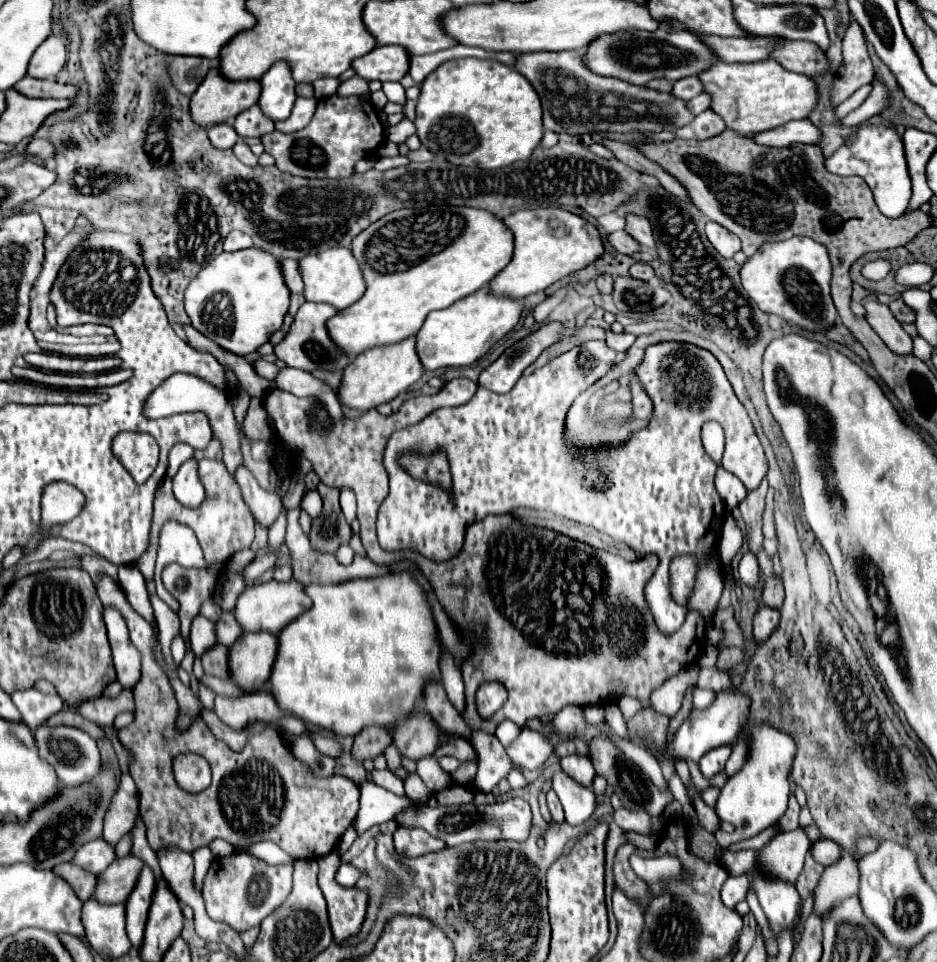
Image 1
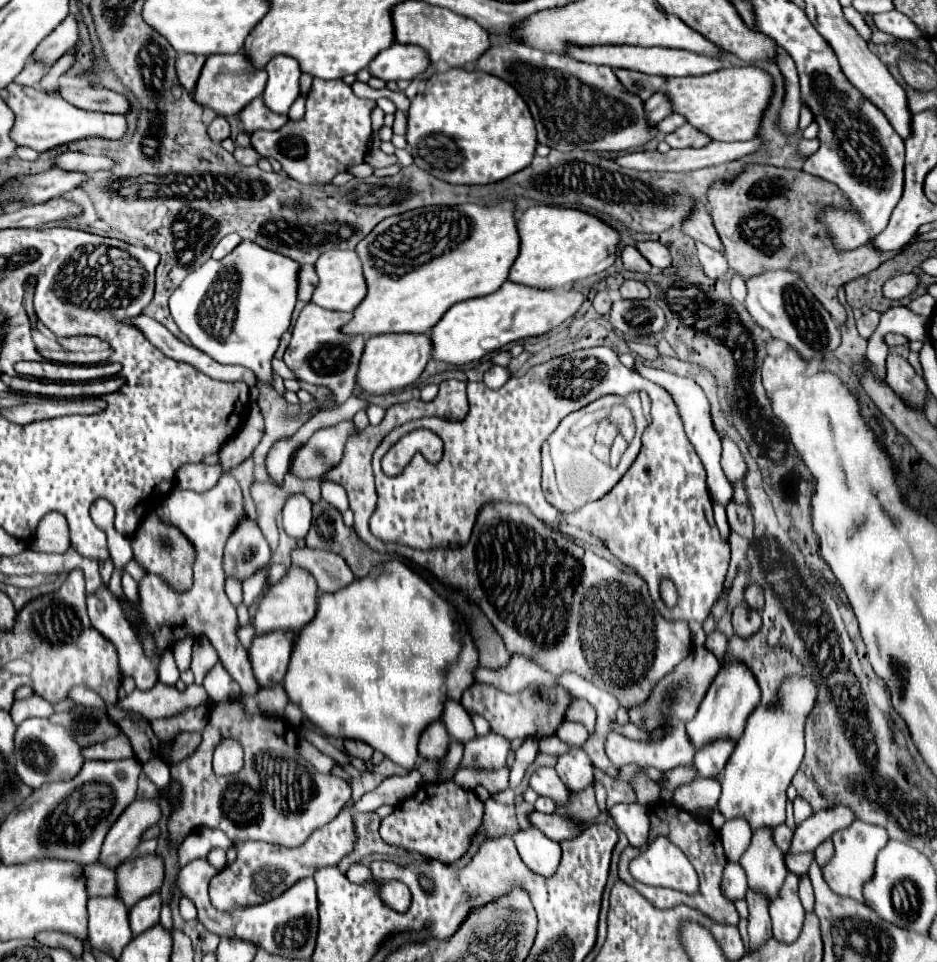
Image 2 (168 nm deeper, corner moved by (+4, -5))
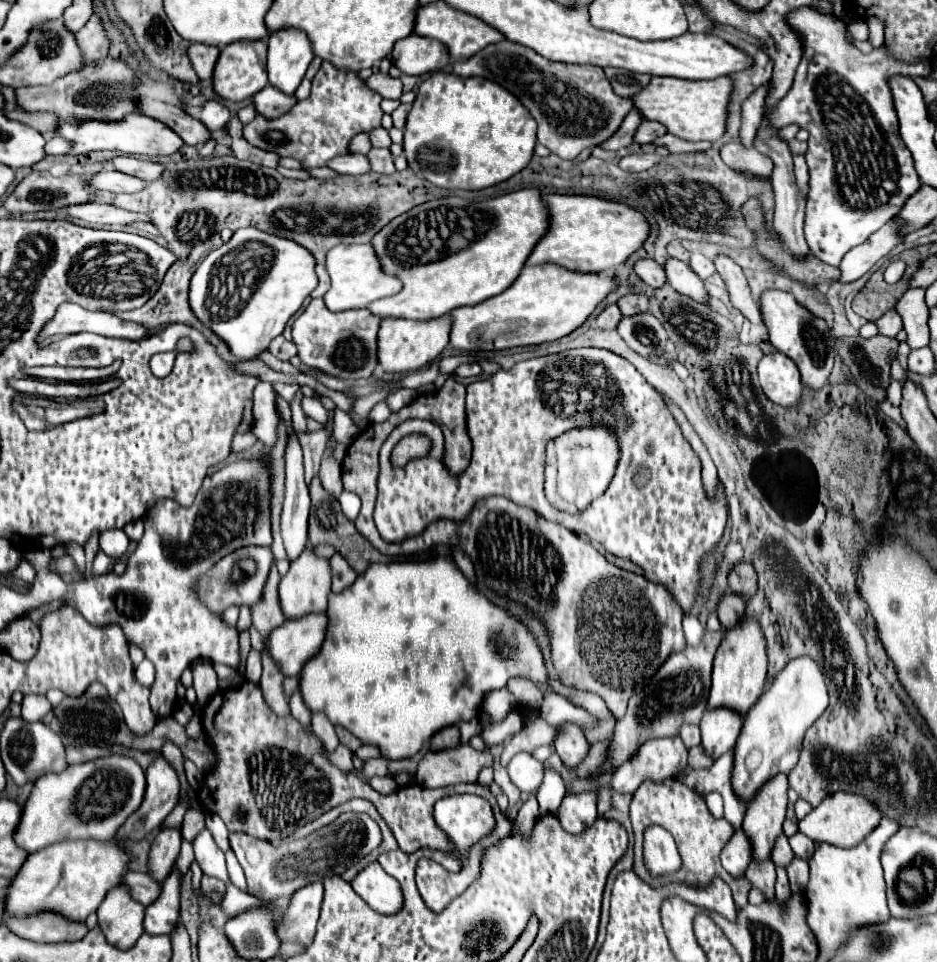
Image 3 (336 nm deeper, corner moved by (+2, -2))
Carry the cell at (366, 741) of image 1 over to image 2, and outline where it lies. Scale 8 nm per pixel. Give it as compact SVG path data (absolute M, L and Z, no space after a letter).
M344 739L344 749L362 761L370 761L370 757L374 753L370 745L366 745L362 741L354 741L354 739Z

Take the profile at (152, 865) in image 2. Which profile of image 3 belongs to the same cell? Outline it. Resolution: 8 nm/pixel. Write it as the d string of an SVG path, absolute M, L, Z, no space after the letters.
M164 828L154 838L148 854L148 874L156 882L162 884L170 874L170 870L174 868L174 862L180 854L180 842L182 842L180 828Z

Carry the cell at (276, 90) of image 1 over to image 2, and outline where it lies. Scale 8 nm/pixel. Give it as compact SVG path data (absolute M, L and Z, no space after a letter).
M274 55L268 65L268 83L264 89L266 105L276 113L288 113L290 105L300 95L300 65L294 57Z

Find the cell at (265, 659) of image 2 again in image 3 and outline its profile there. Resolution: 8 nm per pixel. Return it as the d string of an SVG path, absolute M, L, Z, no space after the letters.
M306 614L286 620L268 636L268 652L284 676L298 676L306 660L310 660L326 634L326 614Z

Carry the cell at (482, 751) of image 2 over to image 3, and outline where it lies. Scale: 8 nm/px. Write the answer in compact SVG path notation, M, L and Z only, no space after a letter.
M468 744L440 752L430 750L418 764L416 782L428 788L442 788L460 782L476 782L478 772L484 766L492 764L494 758L490 750L480 752Z

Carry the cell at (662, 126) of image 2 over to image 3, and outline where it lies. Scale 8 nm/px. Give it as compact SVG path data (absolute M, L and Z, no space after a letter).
M642 122L636 136L634 136L634 142L636 144L646 144L646 142L654 142L658 136L666 134L666 126L660 126L660 122Z

